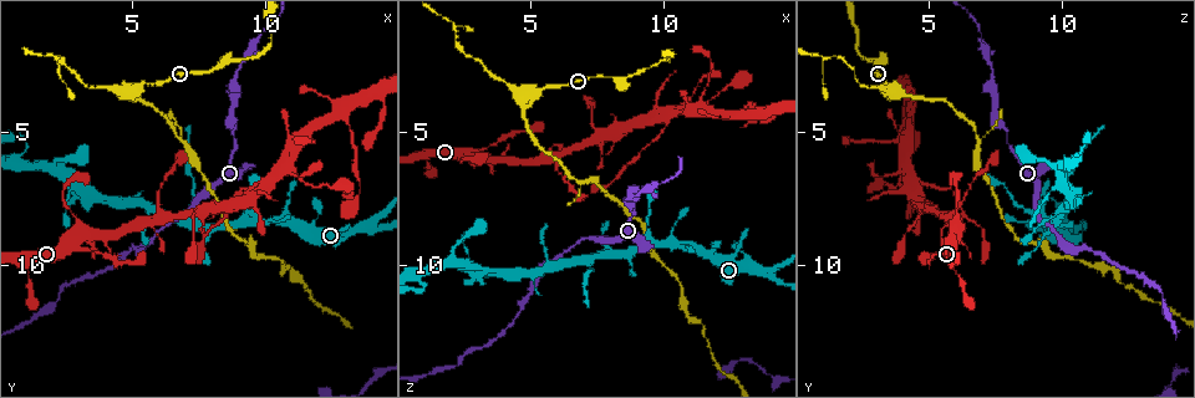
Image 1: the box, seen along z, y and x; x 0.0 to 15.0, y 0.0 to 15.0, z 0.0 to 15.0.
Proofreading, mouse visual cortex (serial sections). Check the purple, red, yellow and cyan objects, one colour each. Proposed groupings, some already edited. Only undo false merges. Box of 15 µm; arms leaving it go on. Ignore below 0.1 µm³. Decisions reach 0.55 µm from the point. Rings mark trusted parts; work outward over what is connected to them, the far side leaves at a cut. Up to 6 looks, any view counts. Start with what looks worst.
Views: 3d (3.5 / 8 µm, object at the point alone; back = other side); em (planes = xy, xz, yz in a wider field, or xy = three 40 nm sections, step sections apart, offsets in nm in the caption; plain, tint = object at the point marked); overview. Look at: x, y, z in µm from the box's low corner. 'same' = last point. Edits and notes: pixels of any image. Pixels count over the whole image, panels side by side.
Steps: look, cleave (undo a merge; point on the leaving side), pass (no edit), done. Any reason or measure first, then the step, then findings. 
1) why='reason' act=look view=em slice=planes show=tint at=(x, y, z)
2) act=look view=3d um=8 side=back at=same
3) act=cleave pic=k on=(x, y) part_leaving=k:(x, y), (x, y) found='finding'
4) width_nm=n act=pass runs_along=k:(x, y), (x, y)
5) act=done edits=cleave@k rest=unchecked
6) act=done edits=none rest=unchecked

why='branch point' act=look view=3d um=3.5 at=(10.2, 6.8, 4.7)

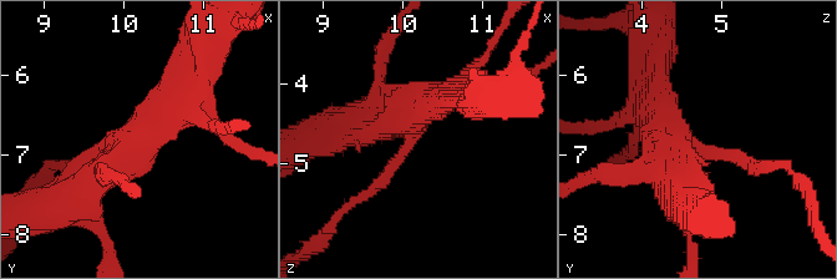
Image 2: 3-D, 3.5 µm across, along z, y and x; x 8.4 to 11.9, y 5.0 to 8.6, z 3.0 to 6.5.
act=look view=em slice=planes show=tint at=(10.10, 6.95, 4.65)

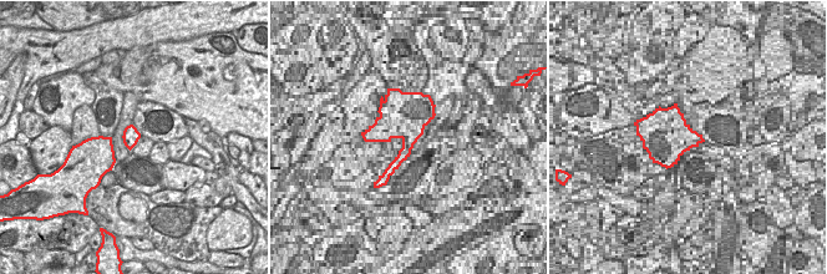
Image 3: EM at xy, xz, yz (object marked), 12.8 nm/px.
act=pass runs_along=2:(62, 203), (105, 173), (184, 92) found='all the same cell'

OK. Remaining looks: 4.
why='calibre changes' act=look view=3d um=3.5 at=(4.6, 3.4, 3.3)

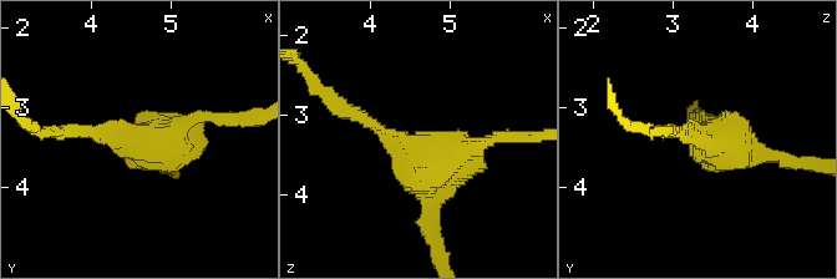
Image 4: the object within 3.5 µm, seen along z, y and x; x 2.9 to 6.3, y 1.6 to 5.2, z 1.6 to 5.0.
arms=3 arm_widths_nm=150,150,200 why='now the EM' act=look view=em slice=planes show=tint at=(4.55, 3.40, 3.45)

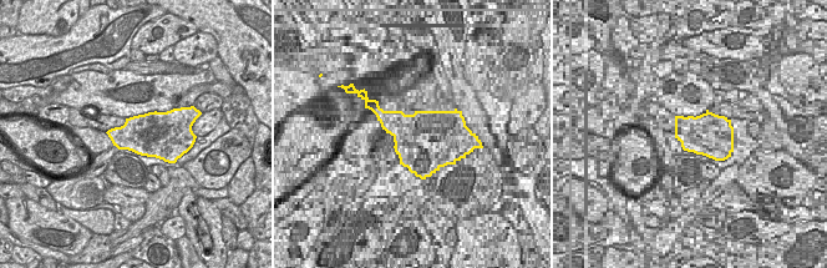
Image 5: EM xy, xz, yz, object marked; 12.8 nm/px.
width_nm=550 act=pass runs_along=4:(505, 136), (429, 171), (432, 241) found='continuous, no second cell'

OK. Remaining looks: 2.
why='three arms meet' act=look view=3d um=3.5 at=(9.8, 8.3, 9.2)

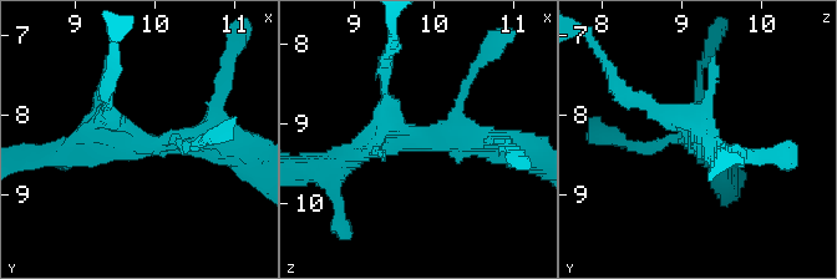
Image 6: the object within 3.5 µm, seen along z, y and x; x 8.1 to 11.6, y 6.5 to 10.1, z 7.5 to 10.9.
arms=3 arm_widths_nm=250,250,300 act=look view=em slice=xy step=2 show=tint at=(9.85, 8.35, 9.25)

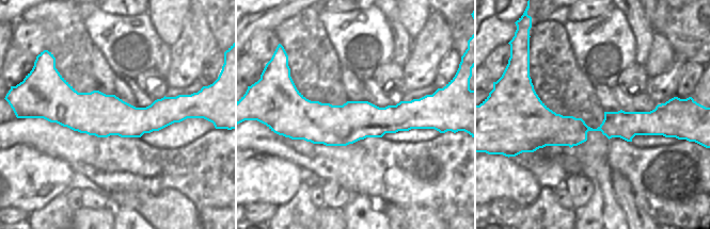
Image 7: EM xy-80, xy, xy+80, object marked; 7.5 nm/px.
act=pass runs_along=7:(285, 109), (304, 119), (426, 126) found='one cell here'

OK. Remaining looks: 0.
act=done edits=none rest=unchecked

